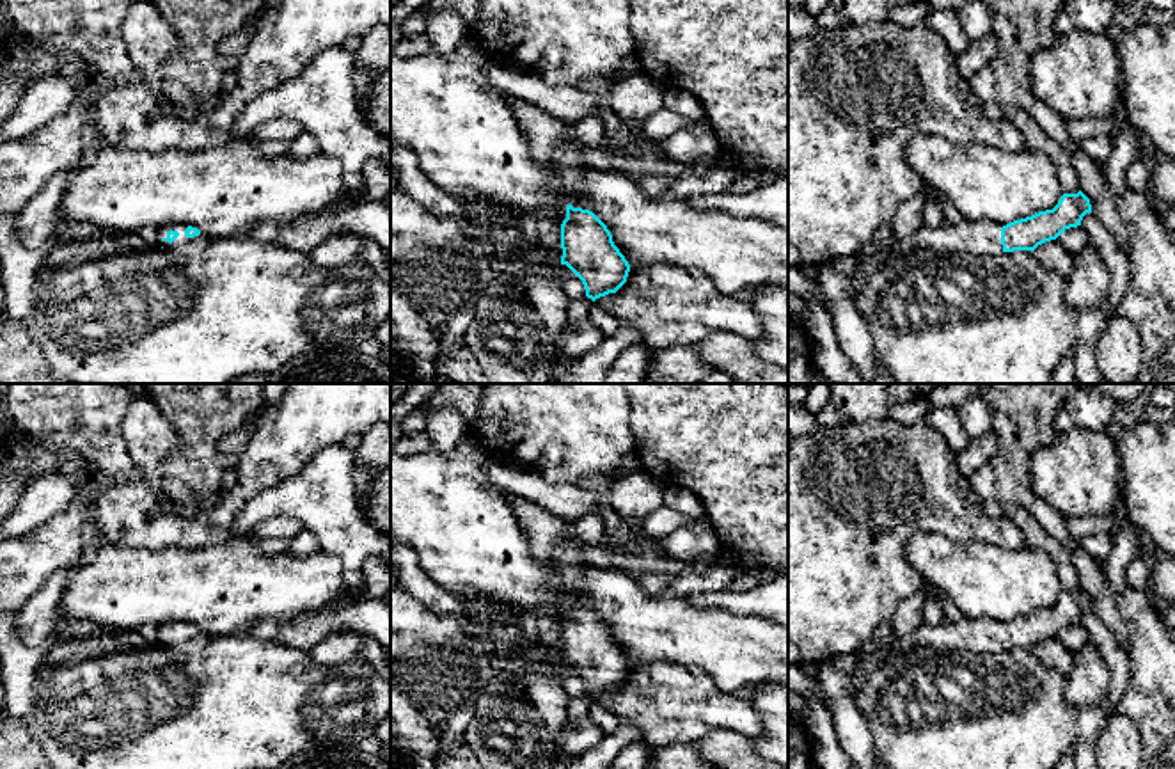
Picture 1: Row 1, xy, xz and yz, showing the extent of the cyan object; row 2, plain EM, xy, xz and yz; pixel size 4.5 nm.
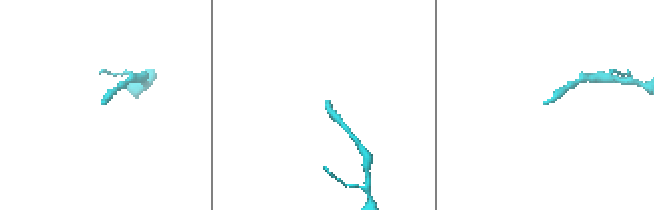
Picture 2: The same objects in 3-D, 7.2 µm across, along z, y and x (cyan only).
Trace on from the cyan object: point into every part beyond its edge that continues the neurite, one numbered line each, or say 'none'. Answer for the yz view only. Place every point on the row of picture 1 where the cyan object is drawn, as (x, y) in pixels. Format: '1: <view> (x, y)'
1: yz (984, 238)

